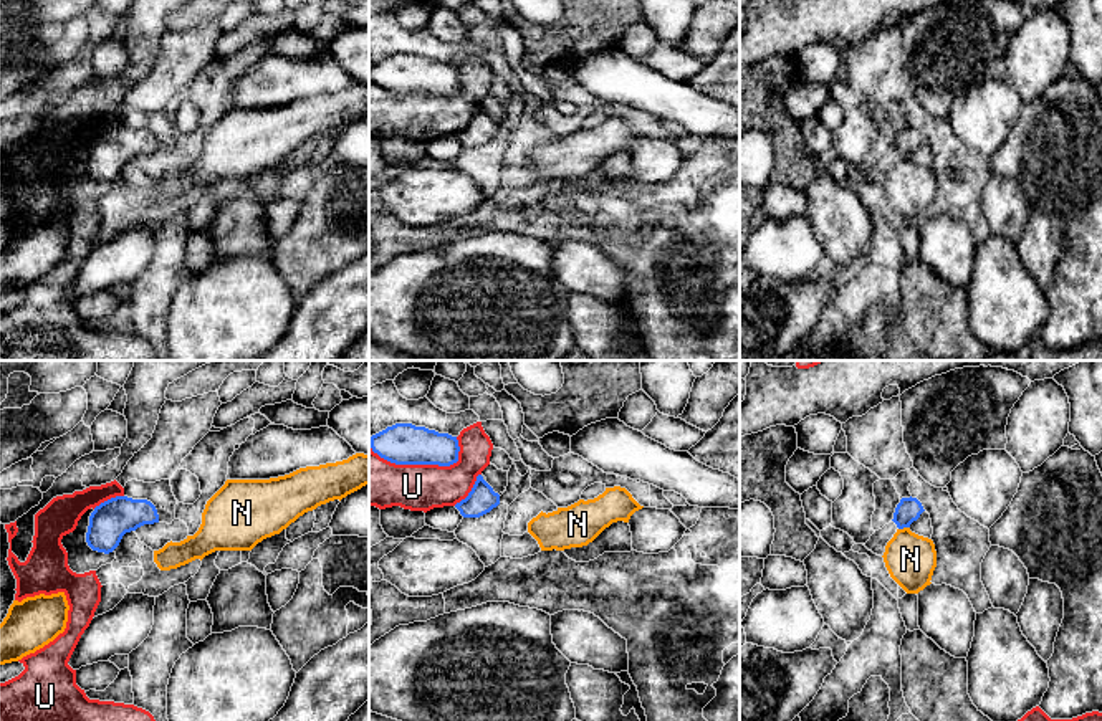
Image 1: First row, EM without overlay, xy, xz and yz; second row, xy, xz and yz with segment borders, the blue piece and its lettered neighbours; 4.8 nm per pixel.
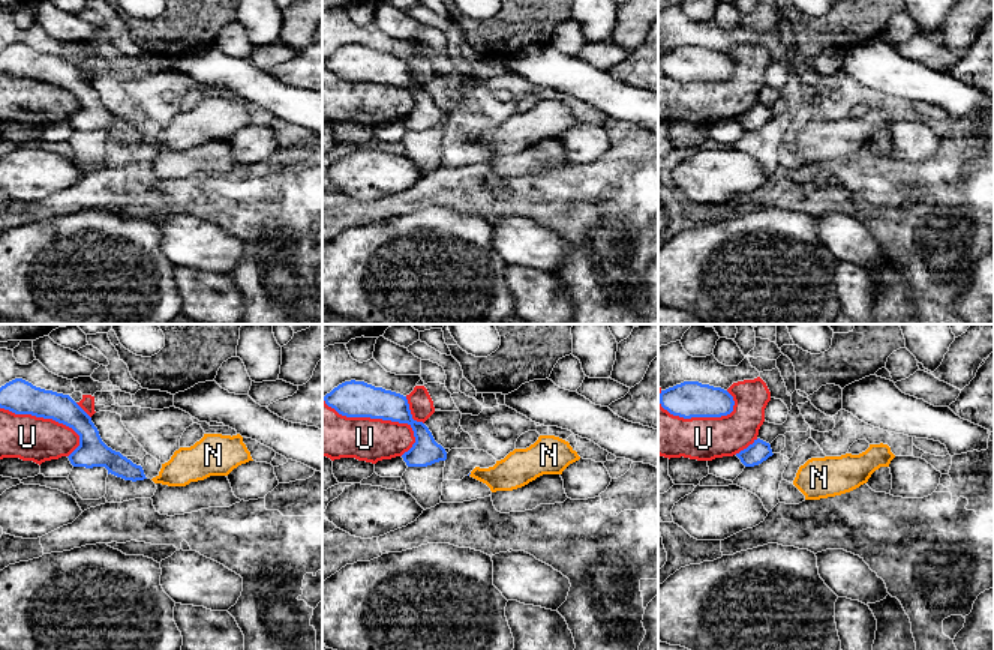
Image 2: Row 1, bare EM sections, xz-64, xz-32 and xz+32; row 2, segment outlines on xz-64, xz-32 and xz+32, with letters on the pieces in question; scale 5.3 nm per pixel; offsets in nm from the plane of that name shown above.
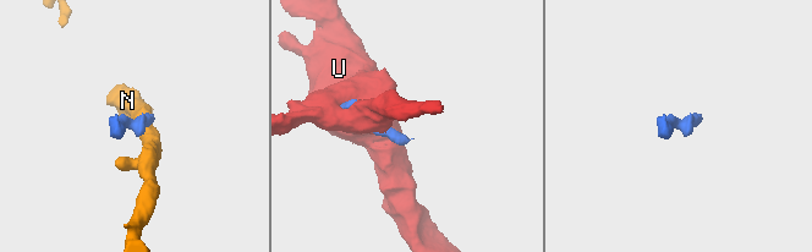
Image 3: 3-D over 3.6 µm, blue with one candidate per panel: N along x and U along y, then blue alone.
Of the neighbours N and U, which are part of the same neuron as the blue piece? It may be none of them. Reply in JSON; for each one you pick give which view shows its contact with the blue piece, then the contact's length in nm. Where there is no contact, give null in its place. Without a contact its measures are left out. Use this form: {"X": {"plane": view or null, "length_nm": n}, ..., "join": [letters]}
{"join": []}

